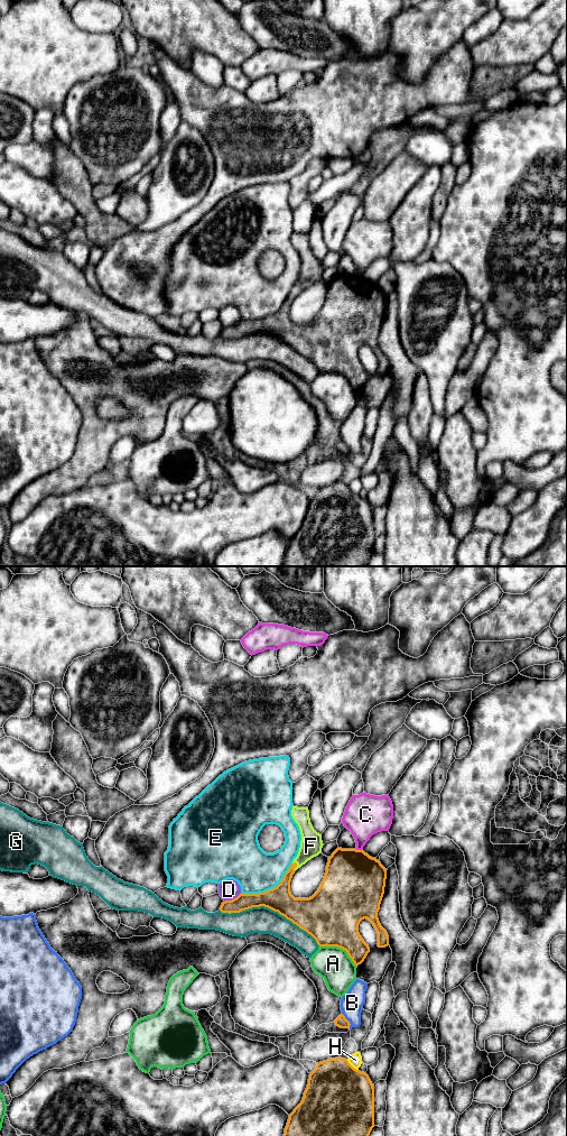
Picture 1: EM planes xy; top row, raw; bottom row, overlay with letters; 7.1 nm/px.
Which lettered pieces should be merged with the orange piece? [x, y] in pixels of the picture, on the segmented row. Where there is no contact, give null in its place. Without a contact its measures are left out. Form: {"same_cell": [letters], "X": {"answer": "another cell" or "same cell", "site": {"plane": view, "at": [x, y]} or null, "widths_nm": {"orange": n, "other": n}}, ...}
{"same_cell": ["F"], "A": {"answer": "another cell", "site": {"plane": "xy", "at": [341, 948]}, "widths_nm": {"orange": 400, "other": 240}}, "B": {"answer": "another cell", "site": {"plane": "xy", "at": [347, 1021]}, "widths_nm": {"orange": 80, "other": 160}}, "C": {"answer": "another cell", "site": {"plane": "xy", "at": [359, 850]}, "widths_nm": {"orange": 440, "other": 280}}, "D": {"answer": "another cell", "site": {"plane": "xy", "at": [232, 899]}, "widths_nm": {"orange": 120, "other": 150}}, "E": {"answer": "another cell", "site": {"plane": "xy", "at": [270, 889]}, "widths_nm": {"orange": 180, "other": 300}}, "F": {"answer": "same cell", "site": {"plane": "xy", "at": [296, 866]}, "widths_nm": {"orange": 160, "other": 160}}, "G": {"answer": "another cell", "site": {"plane": "xy", "at": [270, 908]}, "widths_nm": {"orange": 200, "other": 190}}, "H": {"answer": "another cell", "site": {"plane": "xy", "at": [351, 1065]}, "widths_nm": {"orange": 480, "other": 100}}}

